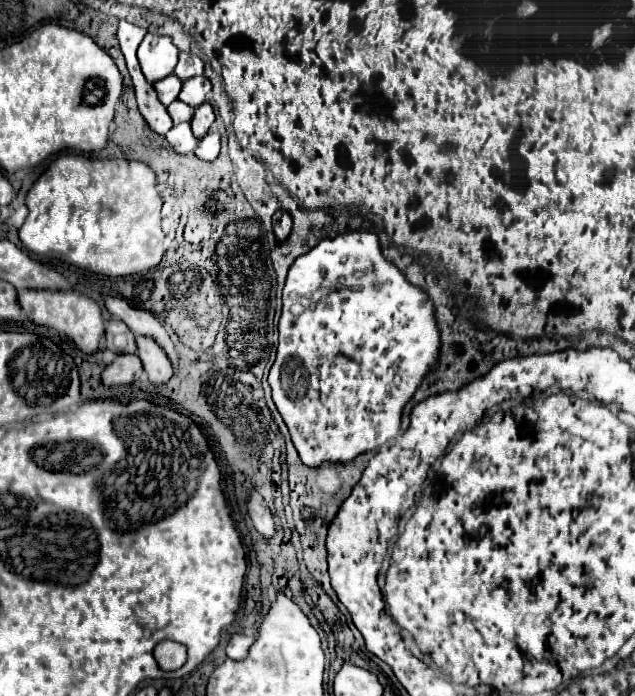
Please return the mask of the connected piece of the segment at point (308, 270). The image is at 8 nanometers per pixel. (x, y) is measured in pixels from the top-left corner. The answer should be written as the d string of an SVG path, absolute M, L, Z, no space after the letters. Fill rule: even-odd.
M353 230L345 234L337 234L335 238L323 238L315 248L299 256L287 274L287 282L283 288L283 314L278 322L279 344L275 358L275 364L269 372L269 386L273 390L273 402L283 416L291 440L307 466L321 466L323 462L351 462L363 452L375 450L389 442L397 432L401 430L401 412L405 404L413 398L417 388L421 386L423 378L429 372L435 372L439 368L439 356L441 356L441 338L439 338L439 326L435 320L435 304L427 296L427 292L421 286L415 286L407 280L407 276L387 258L383 258L381 244L375 232L371 230Z

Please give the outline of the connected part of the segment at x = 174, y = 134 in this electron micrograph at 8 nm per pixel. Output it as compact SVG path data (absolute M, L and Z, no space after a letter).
M181 122L177 126L173 126L167 134L165 134L167 142L173 146L175 152L179 154L187 154L187 152L193 152L195 146L197 146L197 138L193 136L191 132L191 124L189 122Z

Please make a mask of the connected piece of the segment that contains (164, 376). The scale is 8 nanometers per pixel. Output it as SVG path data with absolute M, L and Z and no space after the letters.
M135 336L135 344L137 344L137 356L143 362L145 376L153 384L165 384L173 376L173 366L165 350L151 336Z

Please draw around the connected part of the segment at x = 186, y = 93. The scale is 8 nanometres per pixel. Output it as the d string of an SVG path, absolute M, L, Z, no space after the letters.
M195 76L183 84L183 90L179 94L179 100L185 104L197 108L207 100L207 94L211 92L211 82L205 76Z

